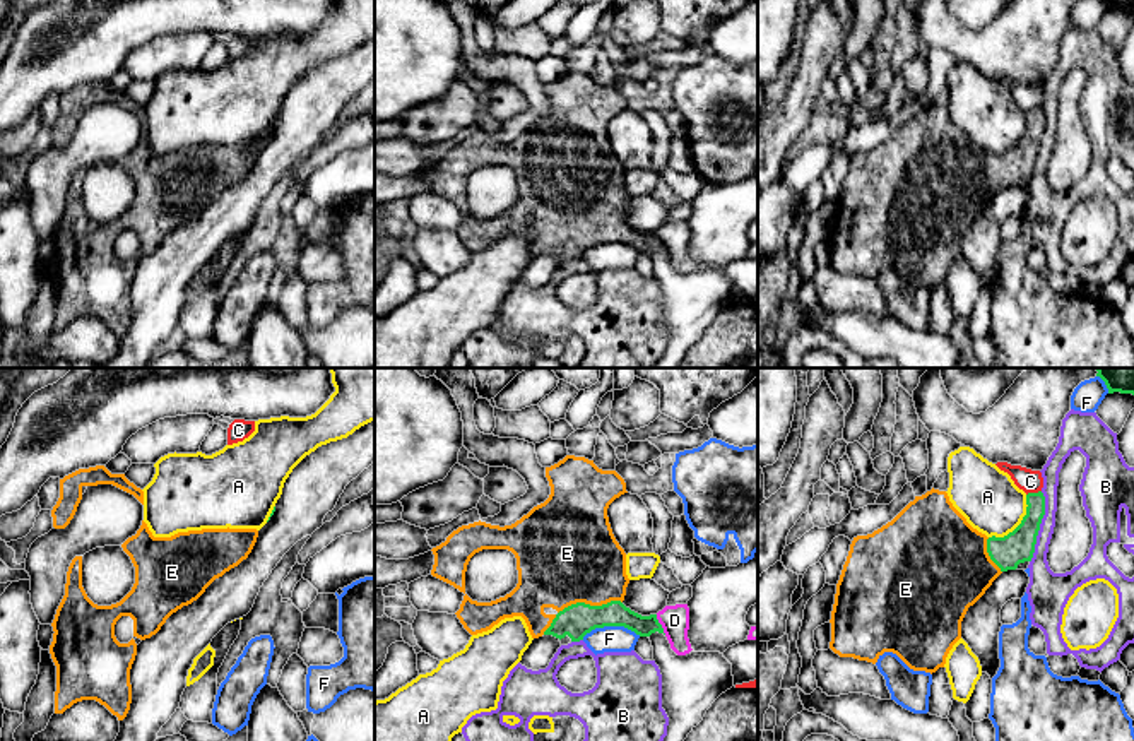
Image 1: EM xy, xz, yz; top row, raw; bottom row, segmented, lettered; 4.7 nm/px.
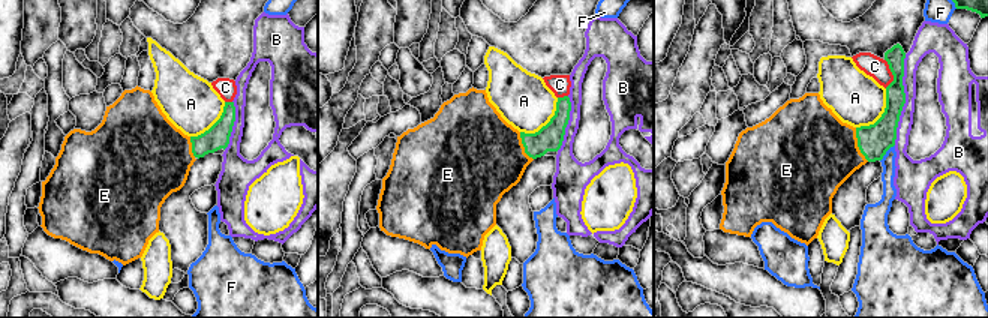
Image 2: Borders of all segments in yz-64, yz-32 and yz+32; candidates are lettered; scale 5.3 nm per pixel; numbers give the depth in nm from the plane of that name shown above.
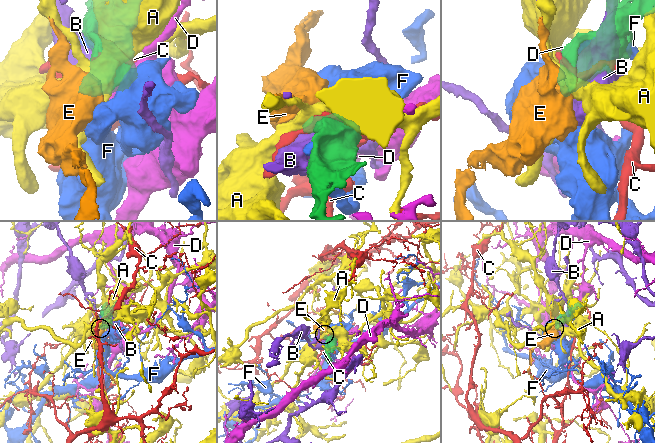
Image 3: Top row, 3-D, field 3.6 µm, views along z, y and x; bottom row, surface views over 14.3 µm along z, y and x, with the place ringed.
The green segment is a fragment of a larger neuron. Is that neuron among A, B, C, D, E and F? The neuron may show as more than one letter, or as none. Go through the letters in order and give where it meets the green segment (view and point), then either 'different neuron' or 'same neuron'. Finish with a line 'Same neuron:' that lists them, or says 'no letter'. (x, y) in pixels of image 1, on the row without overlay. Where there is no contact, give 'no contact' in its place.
A: yz (1020, 141) | different neuron
B: yz (1039, 144) | different neuron
C: yz (1033, 110) | different neuron
D: xz (661, 242) | different neuron
E: xz (578, 219) | same neuron
F: xz (611, 242) | different neuron
Same neuron: E

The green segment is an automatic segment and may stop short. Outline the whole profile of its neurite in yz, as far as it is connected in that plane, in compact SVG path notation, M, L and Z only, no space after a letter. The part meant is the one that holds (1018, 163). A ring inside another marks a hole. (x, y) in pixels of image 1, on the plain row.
M930 106L915 113L891 139L867 152L853 154L840 197L836 200L831 228L830 265L840 274L853 274L876 281L884 269L896 270L910 286L936 289L944 284L953 262L961 255L961 238L992 199L1019 180L1031 178L1045 132L1042 108L1026 111L1026 132L1021 140L1004 154L987 154L973 145L953 123L946 108Z

